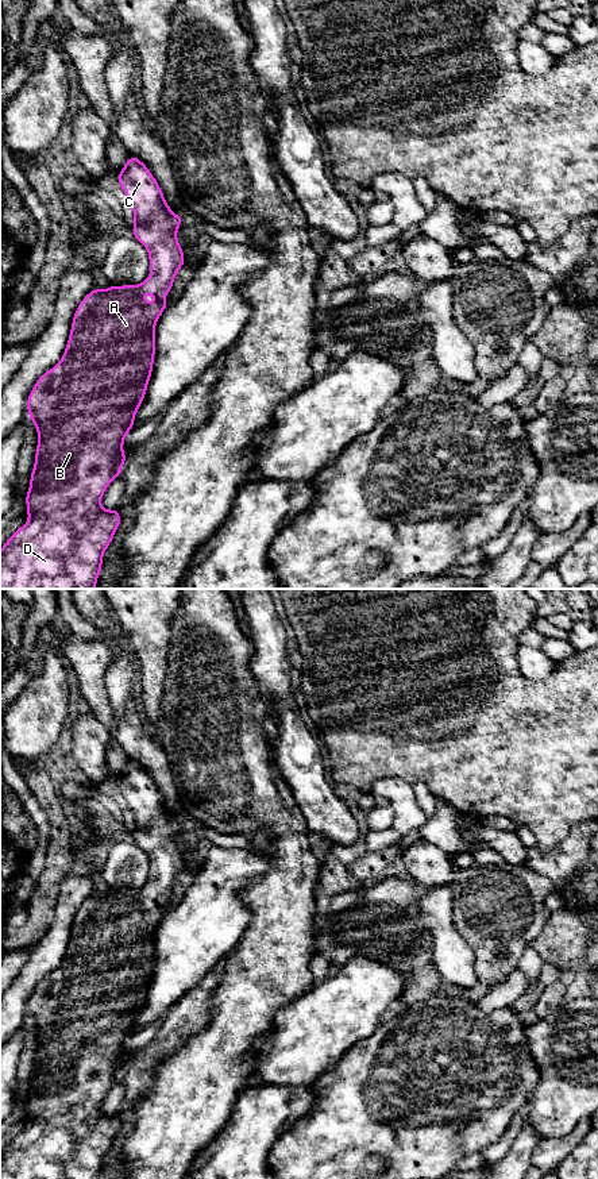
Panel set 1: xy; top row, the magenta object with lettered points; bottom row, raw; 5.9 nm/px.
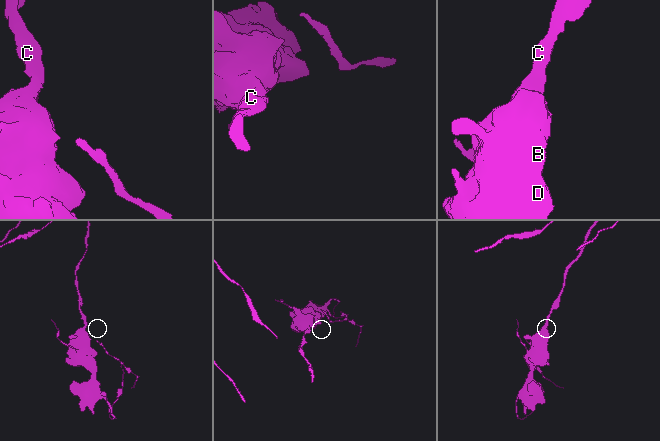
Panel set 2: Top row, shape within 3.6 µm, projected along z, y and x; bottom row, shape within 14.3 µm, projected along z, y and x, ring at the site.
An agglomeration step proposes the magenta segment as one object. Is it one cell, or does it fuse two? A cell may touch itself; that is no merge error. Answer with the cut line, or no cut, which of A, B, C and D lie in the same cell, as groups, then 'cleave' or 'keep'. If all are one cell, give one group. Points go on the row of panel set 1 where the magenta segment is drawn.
no cut | A B C D | keep

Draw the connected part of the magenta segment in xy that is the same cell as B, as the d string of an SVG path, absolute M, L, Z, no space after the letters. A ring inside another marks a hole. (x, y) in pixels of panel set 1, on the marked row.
M130 154L116 180L134 209L131 235L148 250L153 271L139 285L112 285L108 289L90 290L74 312L61 362L36 379L27 397L27 413L39 438L30 489L26 493L26 517L30 521L16 529L0 551L0 589L94 589L103 569L103 555L121 523L120 512L103 509L100 501L109 483L120 478L121 467L130 456L123 454L124 436L135 427L135 415L153 374L155 324L170 304L170 298L162 300L161 296L170 294L173 281L186 262L177 239L177 230L185 216L171 212L148 167ZM143 293L153 293L155 303L146 303Z

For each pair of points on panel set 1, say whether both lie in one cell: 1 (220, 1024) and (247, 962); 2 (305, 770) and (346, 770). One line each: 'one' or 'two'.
1: one
2: two

